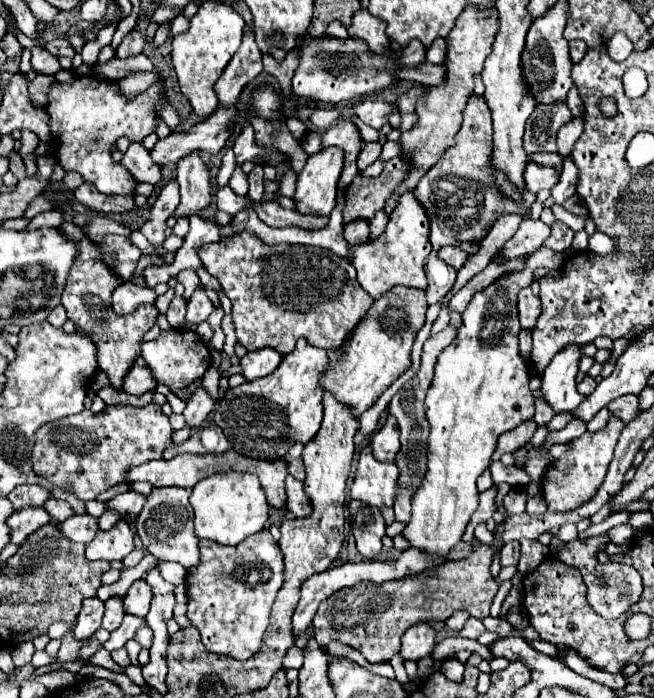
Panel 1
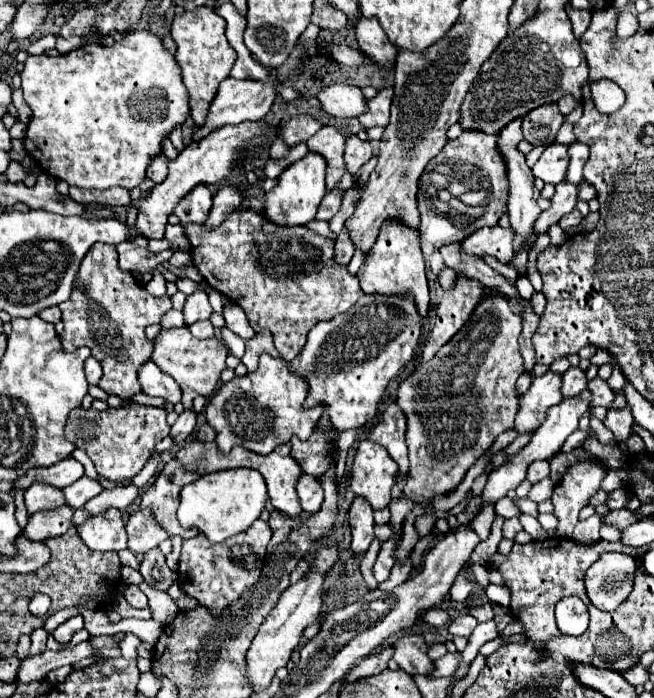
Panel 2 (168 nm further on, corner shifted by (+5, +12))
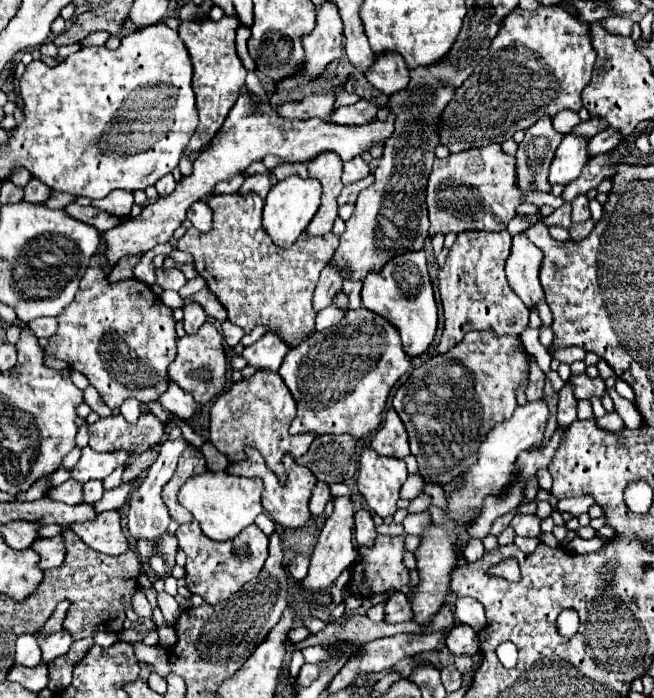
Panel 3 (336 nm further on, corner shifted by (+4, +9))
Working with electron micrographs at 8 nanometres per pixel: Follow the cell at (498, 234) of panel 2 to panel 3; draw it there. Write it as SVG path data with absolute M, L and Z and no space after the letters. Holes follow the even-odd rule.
M464 231L452 245L438 271L438 289L444 305L444 333L438 353L458 345L468 331L494 331L496 335L520 335L528 327L528 309L510 289L504 265L510 255L512 235L508 231Z

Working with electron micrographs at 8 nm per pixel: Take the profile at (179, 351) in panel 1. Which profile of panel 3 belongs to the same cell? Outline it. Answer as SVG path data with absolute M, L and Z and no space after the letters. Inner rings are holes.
M204 323L196 335L184 335L182 339L178 339L178 355L170 365L170 379L178 383L184 391L190 391L190 395L202 405L218 397L224 391L228 379L230 367L222 341L224 339L220 331L212 323Z

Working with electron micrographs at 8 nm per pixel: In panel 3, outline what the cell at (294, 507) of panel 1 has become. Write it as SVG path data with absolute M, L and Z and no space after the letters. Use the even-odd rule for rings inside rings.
M318 481L316 487L314 487L314 493L312 493L312 499L310 499L310 511L312 511L312 515L322 515L328 499L330 499L330 487L328 487L328 483Z

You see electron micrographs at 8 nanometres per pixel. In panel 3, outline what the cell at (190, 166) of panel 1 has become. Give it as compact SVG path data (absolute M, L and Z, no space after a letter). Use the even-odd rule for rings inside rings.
M198 201L188 209L188 219L192 221L192 225L202 231L208 233L212 229L212 211L206 205L206 201Z

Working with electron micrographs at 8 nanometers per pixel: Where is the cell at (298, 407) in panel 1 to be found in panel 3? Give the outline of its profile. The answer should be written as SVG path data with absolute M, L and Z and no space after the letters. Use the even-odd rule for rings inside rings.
M260 371L240 383L234 383L230 391L222 393L216 399L214 407L210 409L210 443L220 453L224 453L232 463L242 461L246 457L244 447L258 449L270 471L274 471L280 483L284 483L286 471L282 467L282 457L290 453L292 459L298 459L306 455L310 443L314 441L312 433L302 433L294 437L288 433L294 415L296 415L296 403L288 387L284 385L282 377L274 371Z

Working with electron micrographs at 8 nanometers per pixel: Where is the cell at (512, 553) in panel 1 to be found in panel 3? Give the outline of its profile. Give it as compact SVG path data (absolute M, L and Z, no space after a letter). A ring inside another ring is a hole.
M518 513L510 523L520 537L538 537L540 535L540 517Z

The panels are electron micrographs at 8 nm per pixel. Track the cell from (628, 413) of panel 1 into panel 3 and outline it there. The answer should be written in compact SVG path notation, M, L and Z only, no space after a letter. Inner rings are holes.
M570 375L568 381L572 383L572 391L576 399L590 399L590 397L602 397L606 393L604 379L596 377L590 379L588 375Z

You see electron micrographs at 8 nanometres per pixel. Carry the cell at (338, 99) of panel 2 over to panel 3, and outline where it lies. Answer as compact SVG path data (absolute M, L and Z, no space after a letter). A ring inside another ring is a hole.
M326 93L326 95L306 95L298 101L290 101L280 105L276 111L278 115L286 117L286 119L310 119L310 117L318 117L318 119L326 119L330 117L332 109L334 109L334 95Z

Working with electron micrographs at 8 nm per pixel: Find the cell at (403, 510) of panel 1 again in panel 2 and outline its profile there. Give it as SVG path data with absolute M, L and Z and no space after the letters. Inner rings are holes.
M389 404L387 410L381 414L381 420L377 426L369 432L369 440L381 444L389 456L399 464L399 474L397 474L397 484L405 480L409 460L407 460L407 444L405 444L405 414L397 404Z

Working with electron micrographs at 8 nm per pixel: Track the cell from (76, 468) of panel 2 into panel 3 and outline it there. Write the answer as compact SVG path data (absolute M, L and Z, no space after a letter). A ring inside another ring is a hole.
M84 447L80 461L72 469L72 479L76 479L82 485L88 483L90 479L104 479L116 467L124 467L126 459L130 459L130 455L126 455L126 451L96 453L90 447Z

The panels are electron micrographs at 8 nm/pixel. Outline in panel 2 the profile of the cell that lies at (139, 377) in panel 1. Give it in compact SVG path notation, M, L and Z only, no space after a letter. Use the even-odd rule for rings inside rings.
M147 360L145 364L141 364L141 368L137 370L137 380L141 384L143 394L161 396L173 404L177 404L181 400L181 388L177 386L177 382L173 382L173 378L169 374L161 372L153 364L153 360Z

